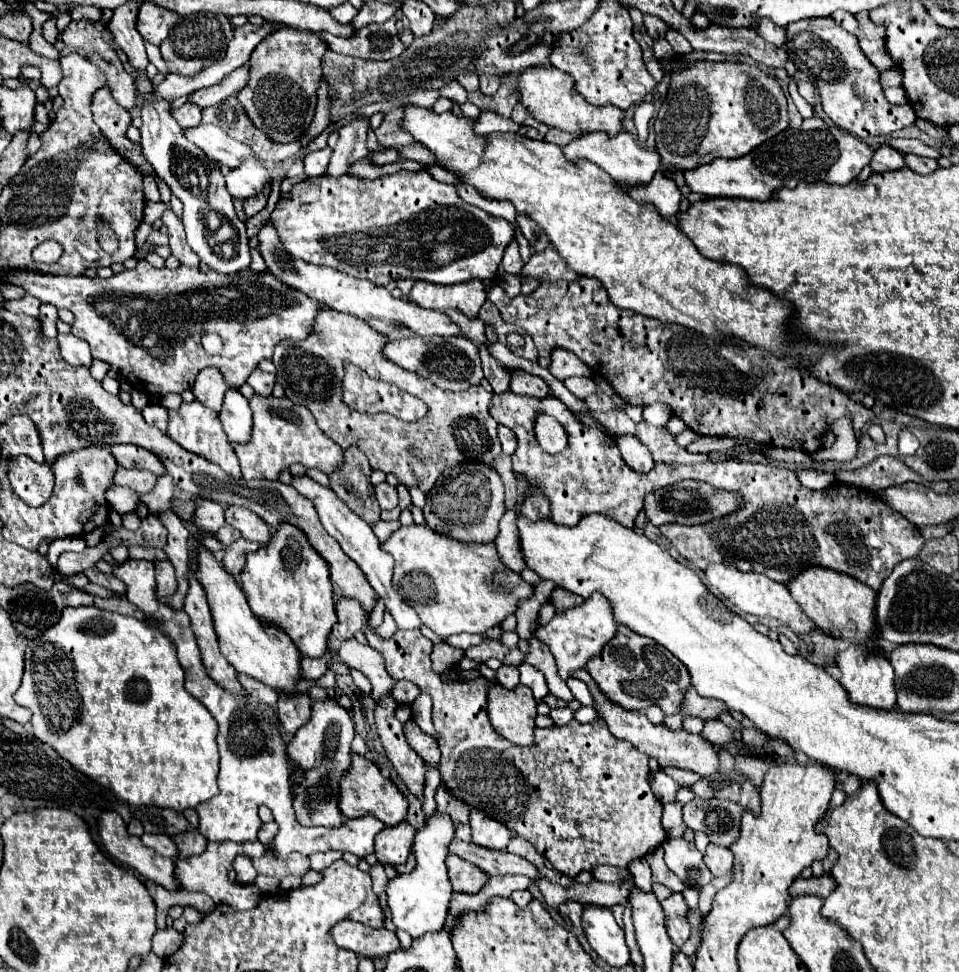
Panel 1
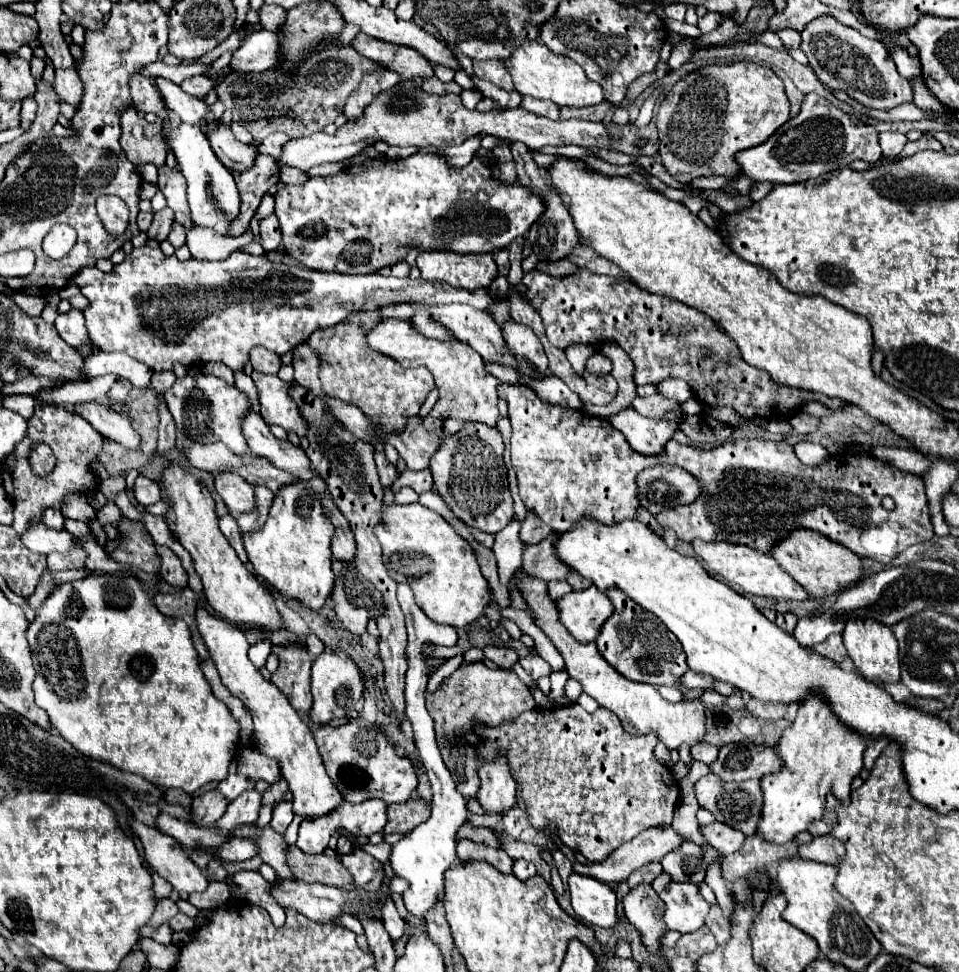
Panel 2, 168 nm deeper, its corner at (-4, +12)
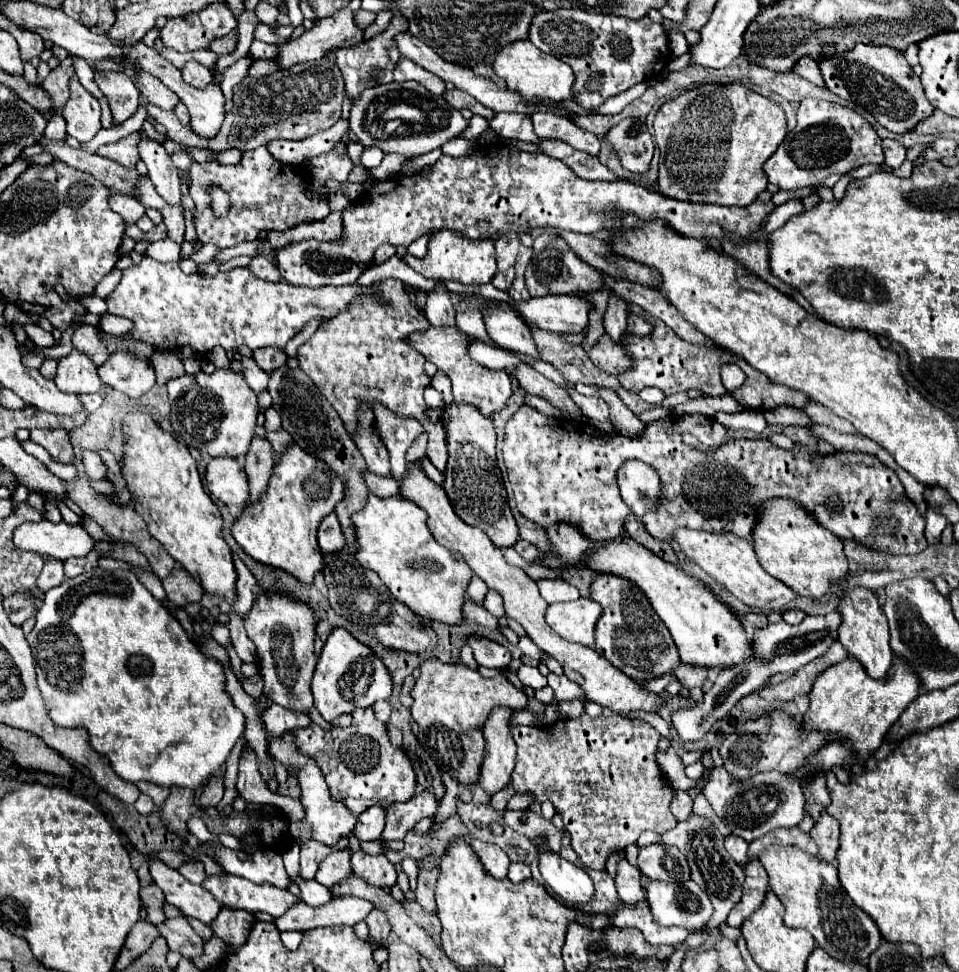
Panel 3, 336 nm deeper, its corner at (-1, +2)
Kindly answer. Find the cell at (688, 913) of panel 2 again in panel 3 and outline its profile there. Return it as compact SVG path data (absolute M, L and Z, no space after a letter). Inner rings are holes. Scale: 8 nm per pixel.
M653 881L647 885L647 899L653 921L661 927L699 931L713 913L709 897L693 881L681 885Z

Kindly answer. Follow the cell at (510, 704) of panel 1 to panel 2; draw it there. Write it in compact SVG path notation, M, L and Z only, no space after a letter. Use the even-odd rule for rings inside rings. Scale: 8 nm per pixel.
M470 663L456 669L434 693L426 693L426 707L434 719L436 741L446 767L454 775L458 791L466 799L472 799L476 797L476 791L480 787L480 777L476 749L474 745L466 743L464 735L472 731L476 725L496 727L506 719L518 717L524 711L532 711L536 707L536 701L532 699L532 693L514 671L490 669L484 663Z

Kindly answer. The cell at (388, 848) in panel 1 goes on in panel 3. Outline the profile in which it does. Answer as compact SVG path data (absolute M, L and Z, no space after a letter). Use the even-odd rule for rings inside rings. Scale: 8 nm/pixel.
M419 791L411 801L393 803L387 807L387 825L383 831L383 839L403 839L421 819L431 817L437 811L437 801L431 793Z

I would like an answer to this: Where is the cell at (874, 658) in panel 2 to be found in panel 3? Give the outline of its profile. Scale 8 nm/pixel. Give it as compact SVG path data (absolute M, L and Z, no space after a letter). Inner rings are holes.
M853 589L847 591L839 603L839 611L843 615L843 623L839 627L839 643L847 649L851 657L855 657L869 677L883 679L893 663L893 651L889 647L889 627L887 619L881 613L879 601L875 593L869 589Z

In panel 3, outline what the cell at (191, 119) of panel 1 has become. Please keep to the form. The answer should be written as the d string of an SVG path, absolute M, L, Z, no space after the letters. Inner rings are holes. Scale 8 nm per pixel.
M189 61L181 73L183 73L183 81L187 81L187 85L193 85L195 89L203 89L203 85L209 85L213 79L211 71L197 61Z

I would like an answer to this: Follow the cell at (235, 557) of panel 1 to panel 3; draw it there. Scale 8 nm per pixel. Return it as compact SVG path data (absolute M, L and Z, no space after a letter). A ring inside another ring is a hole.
M253 437L249 451L245 455L245 473L249 479L249 503L255 505L267 491L267 483L273 473L275 451L267 439Z

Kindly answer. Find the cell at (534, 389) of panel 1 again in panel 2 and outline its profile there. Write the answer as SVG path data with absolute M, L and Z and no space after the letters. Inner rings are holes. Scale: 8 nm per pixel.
M510 319L510 321L506 321L502 325L502 331L504 331L504 339L506 339L508 347L518 357L530 359L538 367L538 371L546 371L548 369L548 359L544 355L542 343L540 343L536 333L528 325Z

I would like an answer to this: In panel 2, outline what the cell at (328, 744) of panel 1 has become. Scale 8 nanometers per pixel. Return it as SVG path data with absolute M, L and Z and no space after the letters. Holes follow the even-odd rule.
M326 649L322 655L314 659L312 665L312 695L314 695L314 705L308 715L310 723L324 725L330 723L332 719L344 719L344 709L354 709L354 703L360 701L364 693L364 675L360 667L352 661L352 657L346 651L330 651Z

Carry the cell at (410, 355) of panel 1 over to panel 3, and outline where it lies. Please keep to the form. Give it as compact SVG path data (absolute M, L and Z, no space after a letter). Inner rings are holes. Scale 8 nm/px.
M437 285L431 297L427 297L425 317L431 327L453 327L455 325L455 311L449 303L447 289L443 285Z

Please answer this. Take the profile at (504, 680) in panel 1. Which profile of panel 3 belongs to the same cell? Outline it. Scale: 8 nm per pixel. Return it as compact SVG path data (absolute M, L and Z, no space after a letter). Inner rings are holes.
M469 637L467 641L473 649L473 655L475 655L475 661L483 667L489 667L489 669L505 669L511 661L511 653L509 649L505 649L503 645L499 643L493 643L489 639L481 639L481 637Z

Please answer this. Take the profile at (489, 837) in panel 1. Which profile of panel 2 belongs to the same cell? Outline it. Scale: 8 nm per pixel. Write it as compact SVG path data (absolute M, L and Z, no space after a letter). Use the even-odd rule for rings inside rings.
M498 755L492 761L480 765L482 785L478 789L478 801L488 813L506 813L516 803L516 781L512 779L508 757Z

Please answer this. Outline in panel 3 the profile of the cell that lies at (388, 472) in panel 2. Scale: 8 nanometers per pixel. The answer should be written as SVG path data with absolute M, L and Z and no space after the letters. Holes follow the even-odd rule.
M367 405L359 407L359 421L361 421L361 429L359 429L359 435L355 437L355 443L359 443L359 449L367 461L367 469L371 469L371 473L379 477L387 477L389 475L389 451L381 443L381 439L371 433L373 413L371 409L367 409Z

